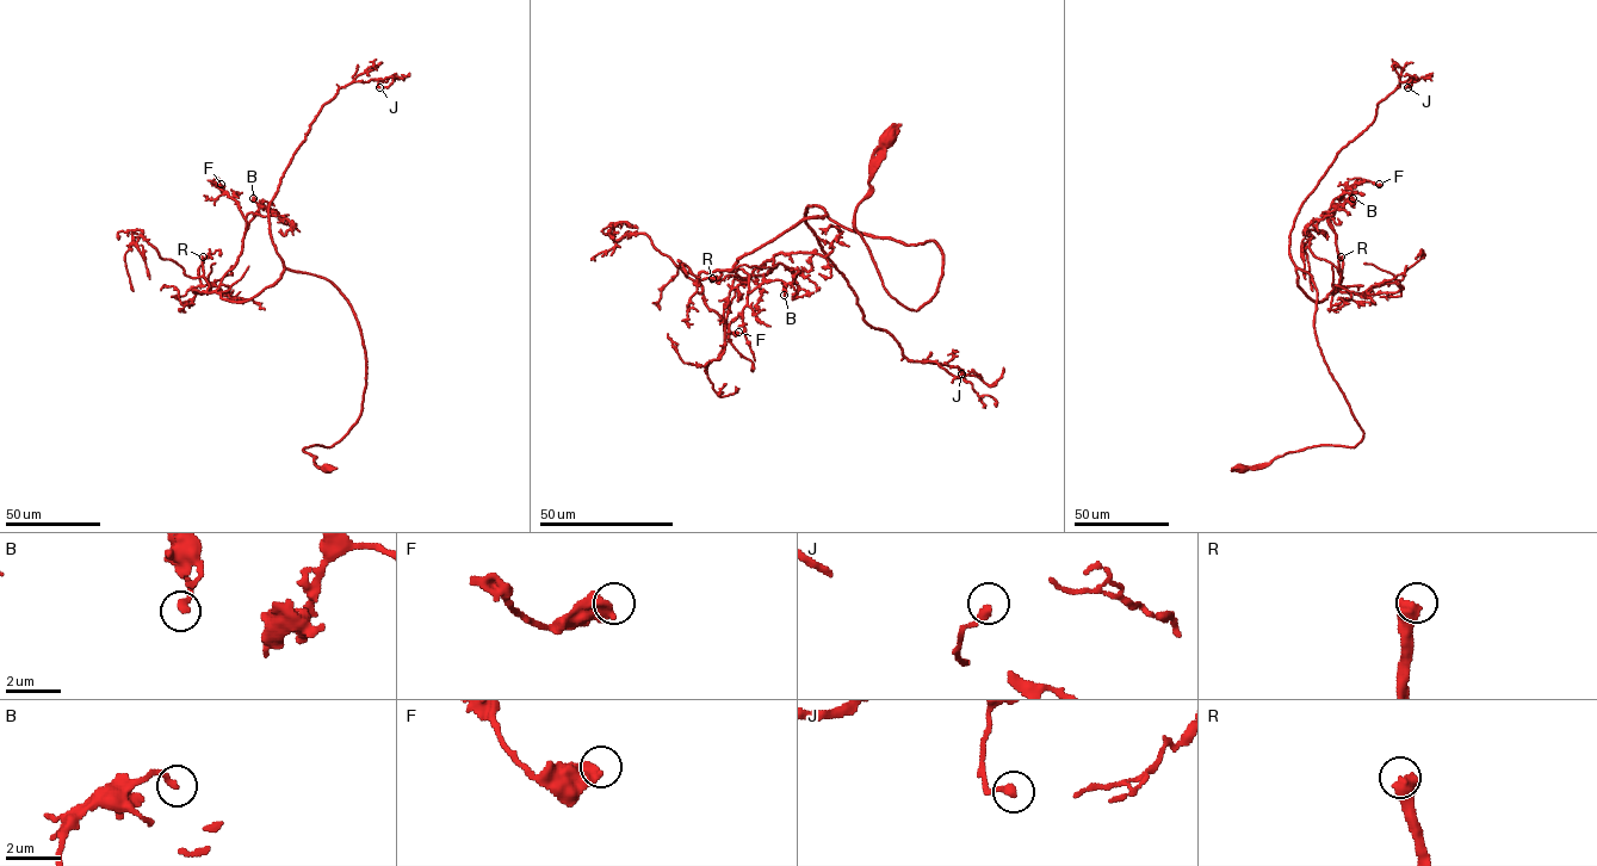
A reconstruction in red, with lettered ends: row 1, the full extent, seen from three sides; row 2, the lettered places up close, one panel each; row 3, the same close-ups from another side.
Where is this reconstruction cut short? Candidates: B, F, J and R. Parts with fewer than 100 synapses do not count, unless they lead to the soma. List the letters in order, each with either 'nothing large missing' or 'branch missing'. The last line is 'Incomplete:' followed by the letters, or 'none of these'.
B: nothing large missing
F: nothing large missing
J: nothing large missing
R: branch missing
Incomplete: R

